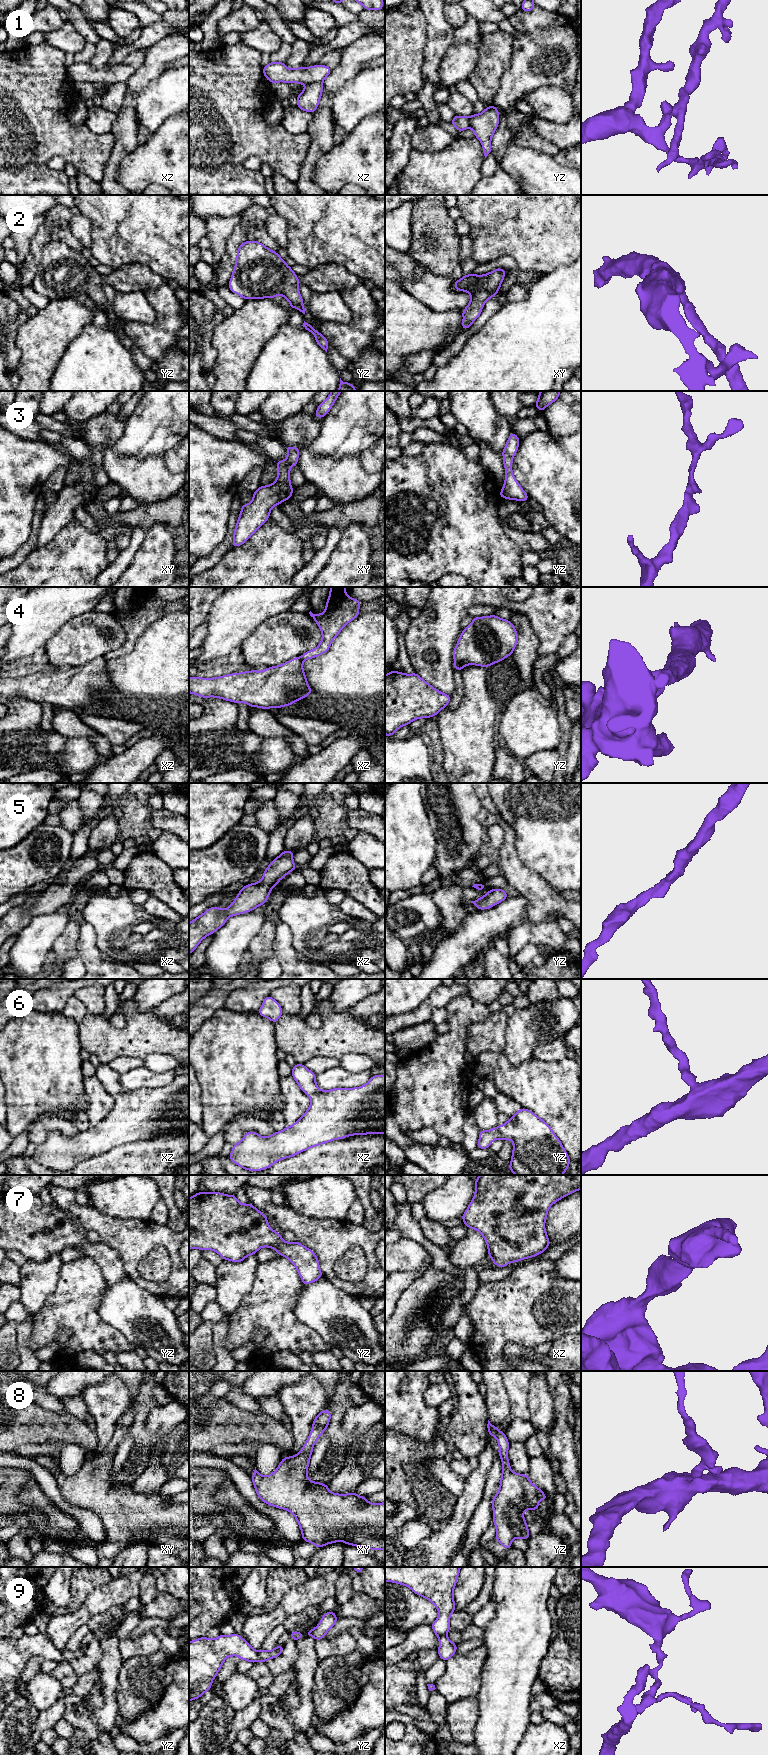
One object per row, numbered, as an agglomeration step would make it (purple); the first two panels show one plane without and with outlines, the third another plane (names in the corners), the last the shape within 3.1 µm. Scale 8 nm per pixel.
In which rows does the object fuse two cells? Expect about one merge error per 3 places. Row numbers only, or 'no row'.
1, 4, 9

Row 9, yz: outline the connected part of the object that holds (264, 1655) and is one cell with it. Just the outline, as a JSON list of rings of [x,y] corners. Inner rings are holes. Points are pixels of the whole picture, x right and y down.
[[[284,1645],[274,1647],[271,1651],[261,1649],[258,1651],[259,1661],[266,1663],[267,1660],[279,1657],[284,1649]]]

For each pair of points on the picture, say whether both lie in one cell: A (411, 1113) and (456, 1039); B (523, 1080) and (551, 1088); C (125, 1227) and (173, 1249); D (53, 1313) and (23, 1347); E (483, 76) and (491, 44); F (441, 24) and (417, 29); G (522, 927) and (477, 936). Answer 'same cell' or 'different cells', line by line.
A: same cell
B: same cell
C: same cell
D: different cells
E: same cell
F: different cells
G: different cells

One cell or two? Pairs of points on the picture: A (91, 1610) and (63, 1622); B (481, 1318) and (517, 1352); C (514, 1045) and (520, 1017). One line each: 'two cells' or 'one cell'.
A: one cell
B: two cells
C: one cell

